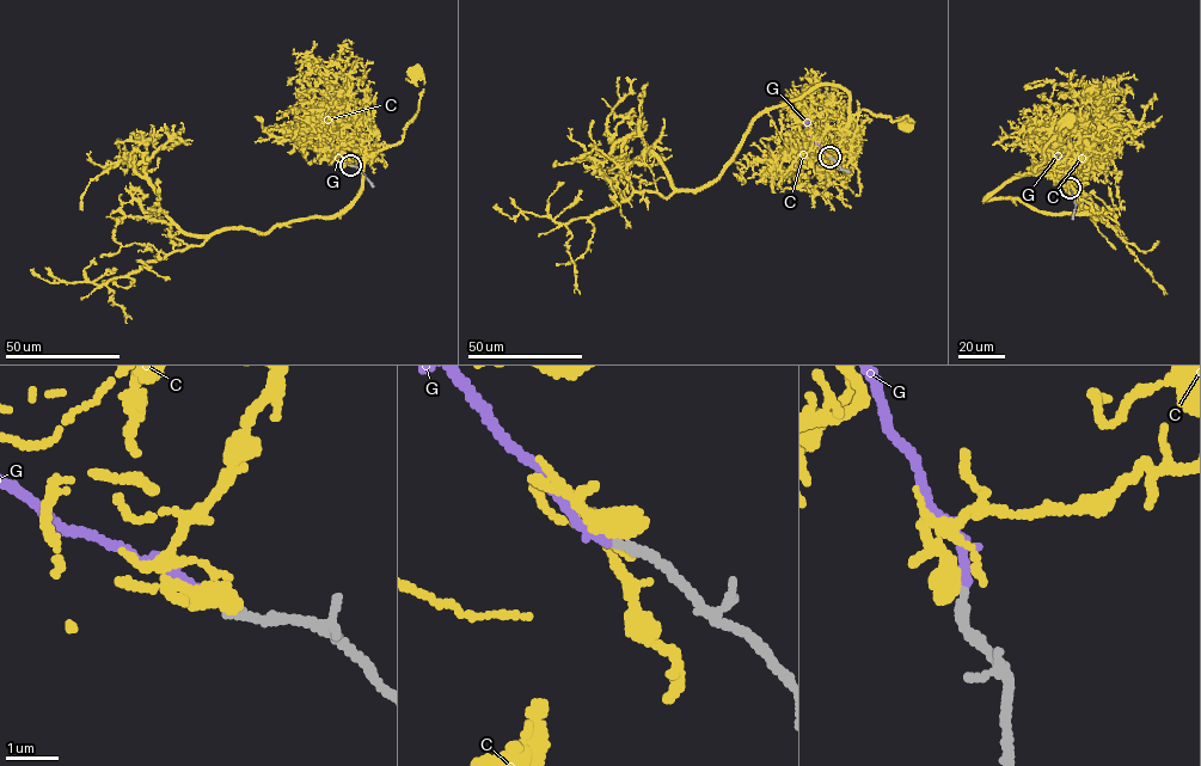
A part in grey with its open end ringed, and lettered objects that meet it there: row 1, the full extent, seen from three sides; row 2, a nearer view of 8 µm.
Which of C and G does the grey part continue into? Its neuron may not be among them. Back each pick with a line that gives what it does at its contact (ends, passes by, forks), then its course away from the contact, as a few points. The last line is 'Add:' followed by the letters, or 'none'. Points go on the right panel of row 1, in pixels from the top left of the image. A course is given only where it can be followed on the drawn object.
G: It ends there. Its course: (1070, 188), (1064, 163), (1049, 148), (1055, 142)
Add: G

